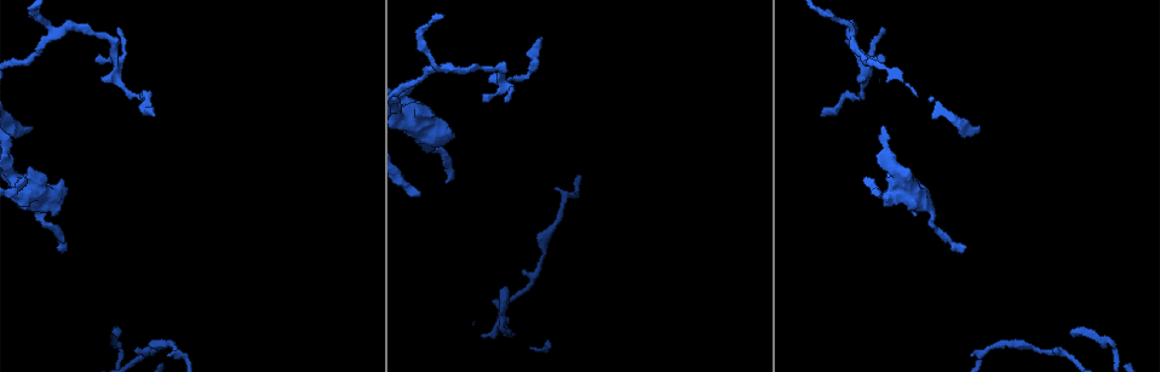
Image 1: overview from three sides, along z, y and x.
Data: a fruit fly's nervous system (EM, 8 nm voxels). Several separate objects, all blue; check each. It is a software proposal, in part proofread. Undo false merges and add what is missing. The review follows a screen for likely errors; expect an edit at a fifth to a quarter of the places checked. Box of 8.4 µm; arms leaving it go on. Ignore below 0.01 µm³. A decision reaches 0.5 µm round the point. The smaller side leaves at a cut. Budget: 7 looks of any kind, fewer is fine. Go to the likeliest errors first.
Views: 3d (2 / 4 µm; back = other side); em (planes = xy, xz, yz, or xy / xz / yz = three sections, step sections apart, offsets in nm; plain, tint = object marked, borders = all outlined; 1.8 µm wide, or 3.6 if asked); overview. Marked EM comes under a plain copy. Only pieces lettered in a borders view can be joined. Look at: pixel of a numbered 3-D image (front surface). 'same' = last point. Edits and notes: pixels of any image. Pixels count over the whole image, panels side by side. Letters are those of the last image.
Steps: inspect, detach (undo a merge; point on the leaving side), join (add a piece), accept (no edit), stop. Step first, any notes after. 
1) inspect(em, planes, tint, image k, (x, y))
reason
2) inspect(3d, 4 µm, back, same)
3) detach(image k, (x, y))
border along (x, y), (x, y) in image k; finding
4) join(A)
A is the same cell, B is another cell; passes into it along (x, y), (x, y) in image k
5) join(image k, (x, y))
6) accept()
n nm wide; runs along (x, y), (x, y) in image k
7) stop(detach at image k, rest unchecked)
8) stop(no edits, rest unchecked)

inspect(em, xz, step 16, borders, image 1, (974, 126))
an open end

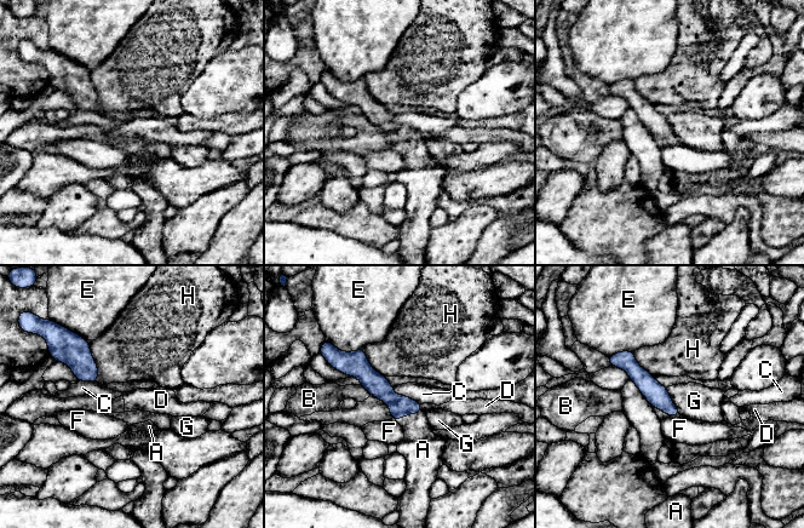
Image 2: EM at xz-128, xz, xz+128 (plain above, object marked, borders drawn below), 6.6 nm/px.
inspect(em, planes, borders, same)
another direction

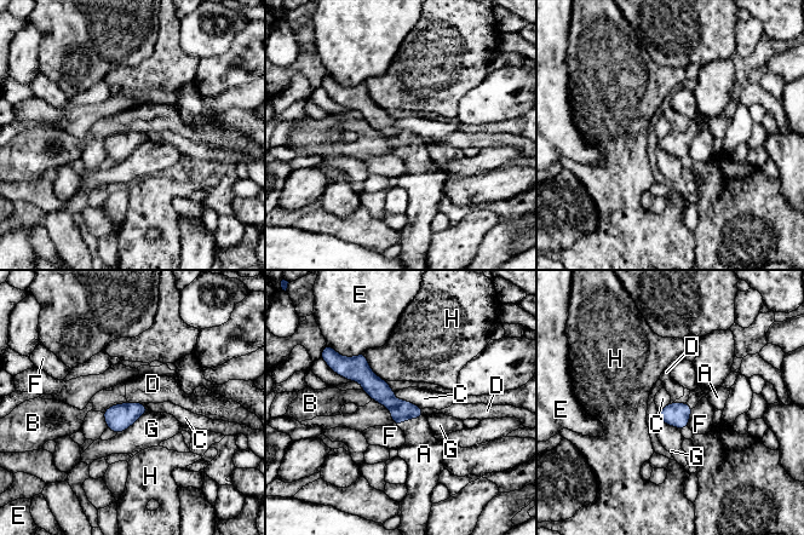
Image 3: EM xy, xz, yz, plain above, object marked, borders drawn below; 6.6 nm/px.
join(A)
140 nm wide; G touches over 260 nm; A is the same cell, B, C, D, E, F, G and H are other cells; it goes on there

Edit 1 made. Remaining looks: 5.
inspect(3d, 4 µm, image 1, (863, 181))
free end

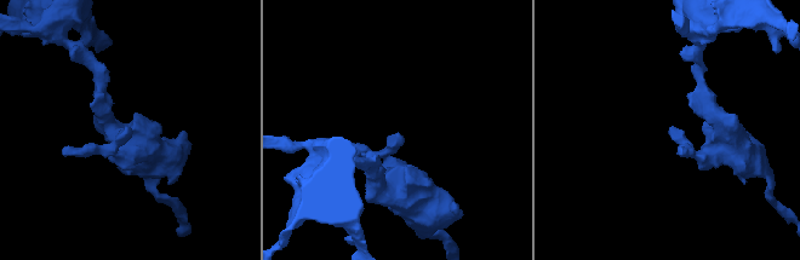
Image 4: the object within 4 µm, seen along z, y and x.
inspect(em, planes, borders, image 4, (125, 129))
shape alone is not enough

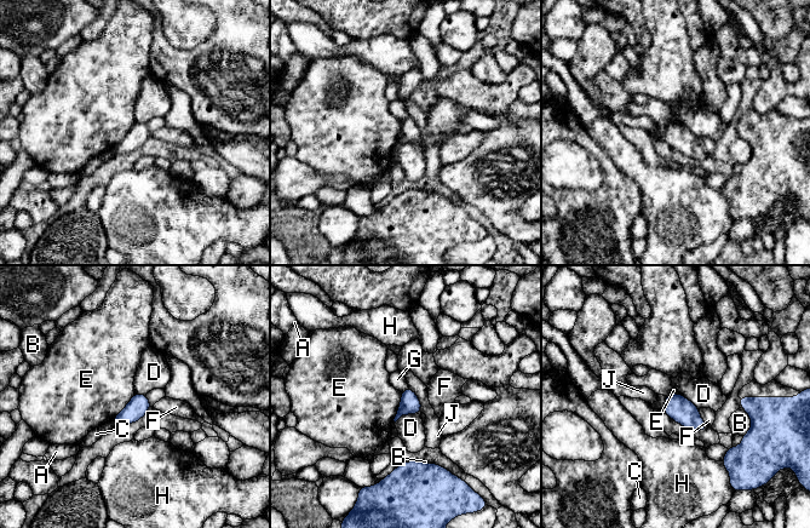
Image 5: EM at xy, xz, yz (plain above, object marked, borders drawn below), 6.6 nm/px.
accept()
130 nm wide; A, B, C, D, E, F, G, H and J are other cells; border along (402, 392), (394, 422) in image 5; no lettered piece goes on from it

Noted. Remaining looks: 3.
inspect(em, planes, borders, image 1, (507, 289))
long arm stops here

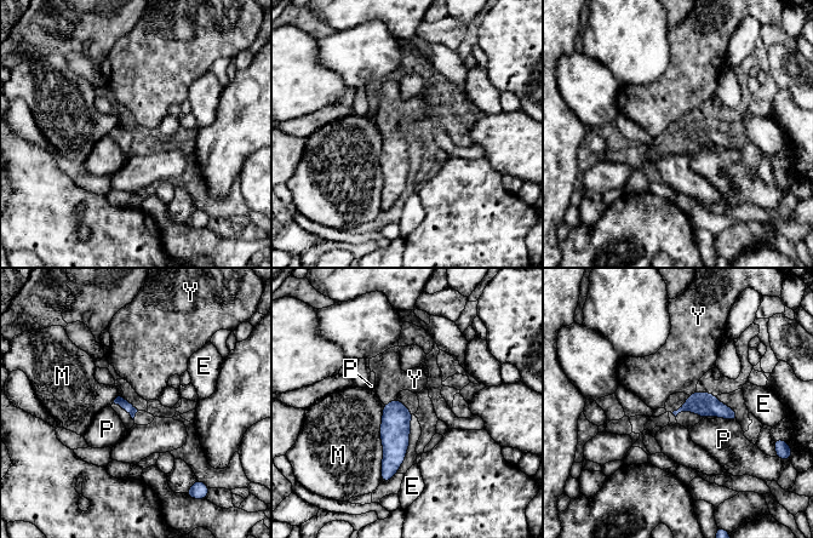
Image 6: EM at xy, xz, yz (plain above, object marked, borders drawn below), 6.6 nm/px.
join(Y)
M touches over 500 nm; Y is the same cell, E, M and P are other cells; passes into it along (126, 406), (125, 411), (125, 417) in image 6; the neuron continues

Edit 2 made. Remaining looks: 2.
stop(join at image 3, join at image 6, rest unchecked)

